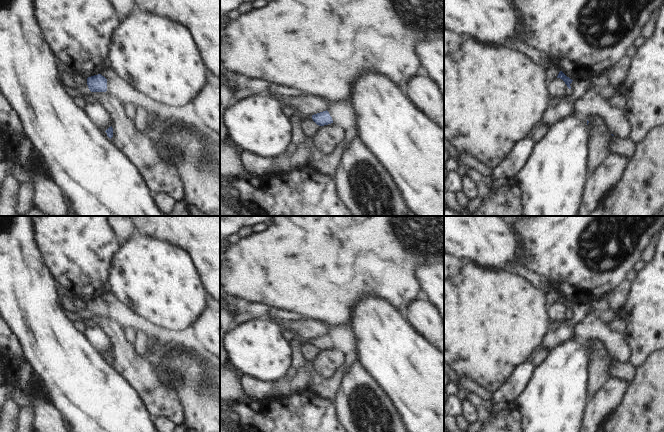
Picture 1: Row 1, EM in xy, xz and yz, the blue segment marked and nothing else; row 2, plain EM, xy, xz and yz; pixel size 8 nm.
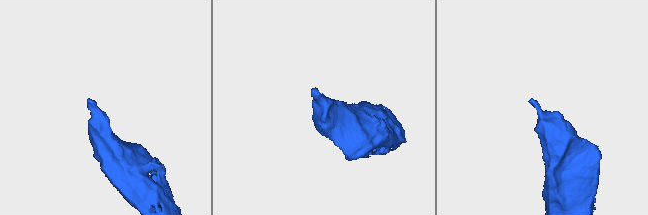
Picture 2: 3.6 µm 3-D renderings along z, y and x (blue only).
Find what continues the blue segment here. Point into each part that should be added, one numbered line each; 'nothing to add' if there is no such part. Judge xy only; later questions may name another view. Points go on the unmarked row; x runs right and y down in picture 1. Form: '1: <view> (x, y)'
1: xy (84, 315).

